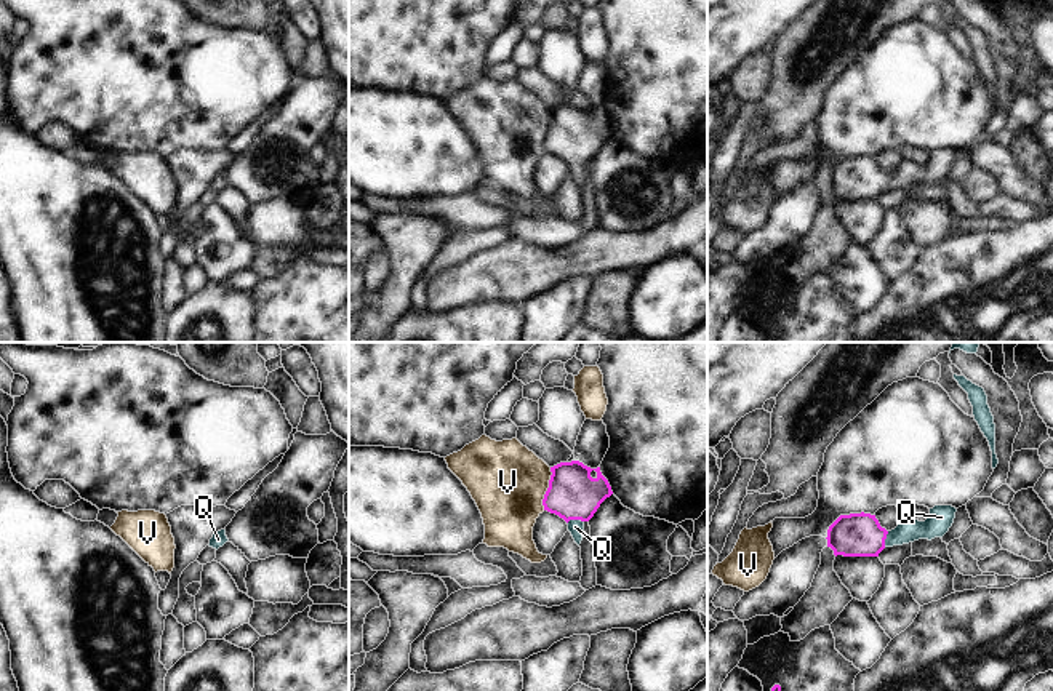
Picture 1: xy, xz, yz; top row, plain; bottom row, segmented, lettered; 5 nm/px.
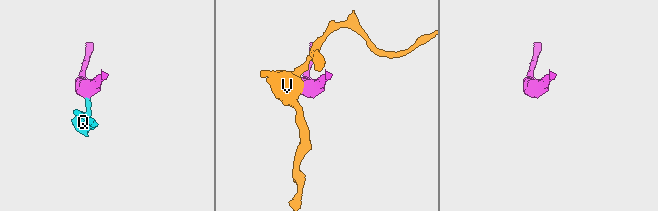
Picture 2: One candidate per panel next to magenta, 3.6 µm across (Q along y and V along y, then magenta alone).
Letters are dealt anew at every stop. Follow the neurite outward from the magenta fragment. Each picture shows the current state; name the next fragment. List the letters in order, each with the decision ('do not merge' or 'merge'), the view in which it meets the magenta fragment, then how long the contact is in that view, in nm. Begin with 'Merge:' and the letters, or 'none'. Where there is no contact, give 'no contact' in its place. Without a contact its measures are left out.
Merge: Q
Q: merge; contact in xz; length 90 nm
V: do not merge; contact in xz; length 220 nm

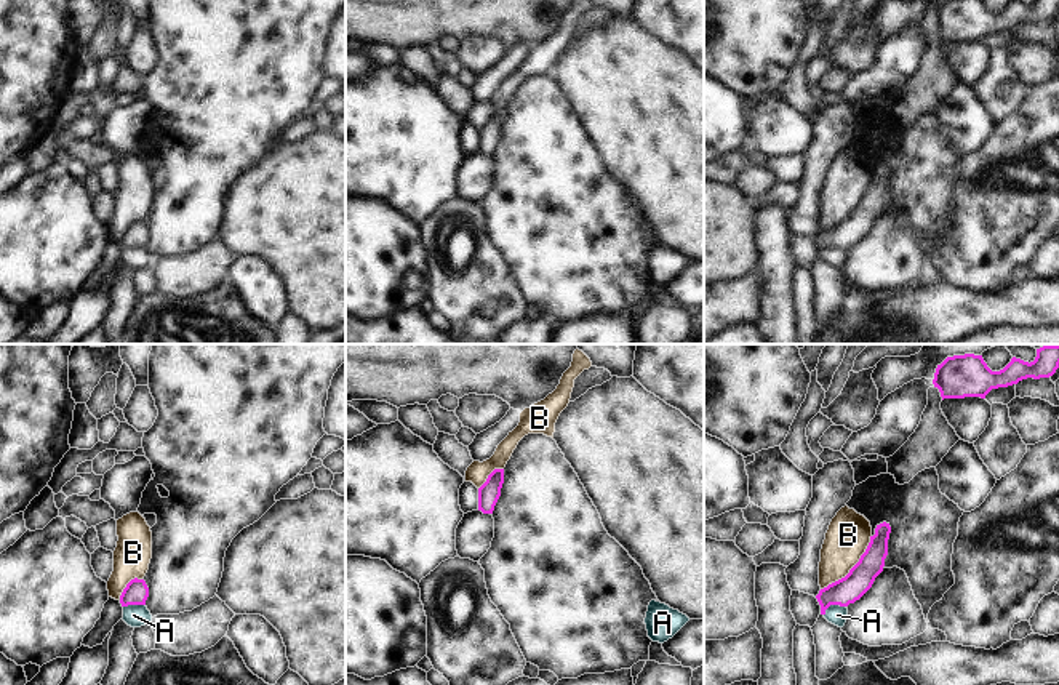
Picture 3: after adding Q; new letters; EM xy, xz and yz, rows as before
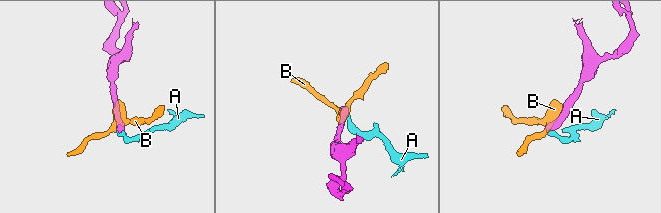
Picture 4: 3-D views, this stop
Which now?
Merge: none
A: do not merge; contact in yz; length 120 nm
B: do not merge; contact in yz; length 380 nm

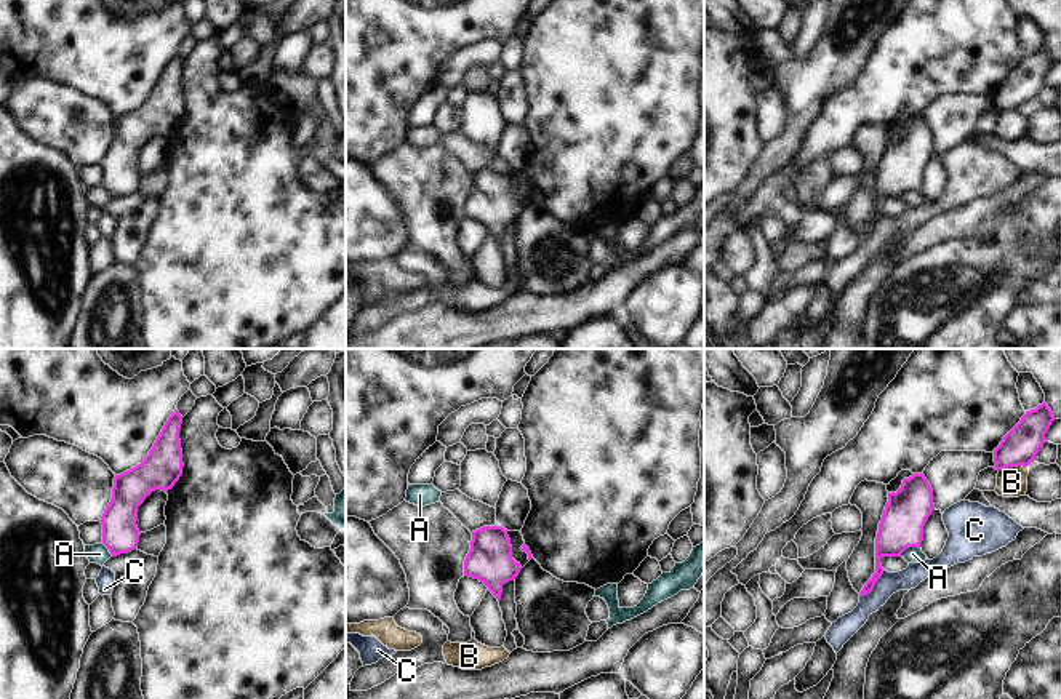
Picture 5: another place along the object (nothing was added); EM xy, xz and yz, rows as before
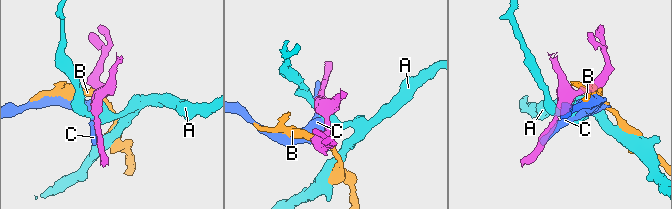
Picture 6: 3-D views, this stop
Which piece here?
Merge: none
A: do not merge; contact in yz; length 120 nm
B: do not merge; contact in yz; length 150 nm
C: do not merge; contact in yz; length 190 nm

